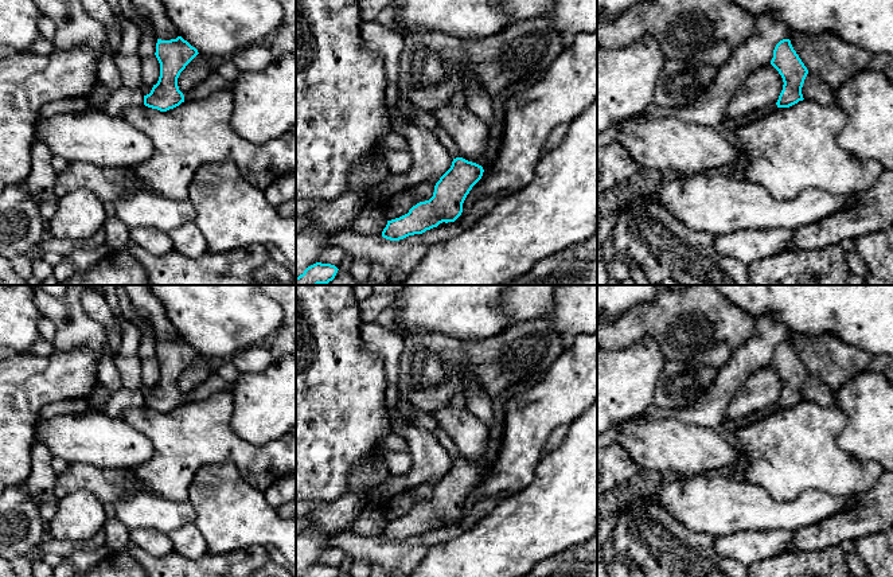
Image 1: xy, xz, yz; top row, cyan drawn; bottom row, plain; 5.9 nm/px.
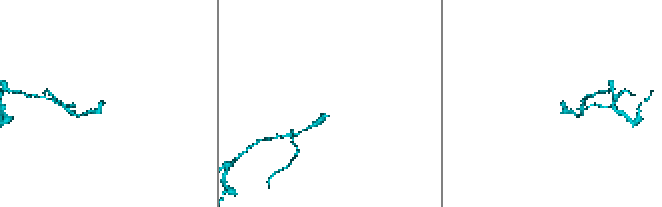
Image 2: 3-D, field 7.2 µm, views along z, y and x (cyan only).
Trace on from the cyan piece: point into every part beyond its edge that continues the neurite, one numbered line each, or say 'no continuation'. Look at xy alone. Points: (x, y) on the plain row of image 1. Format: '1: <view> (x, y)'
1: xy (214, 382)

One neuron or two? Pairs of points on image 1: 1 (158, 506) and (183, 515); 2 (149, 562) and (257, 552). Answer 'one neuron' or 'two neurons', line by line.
1: one neuron
2: one neuron

